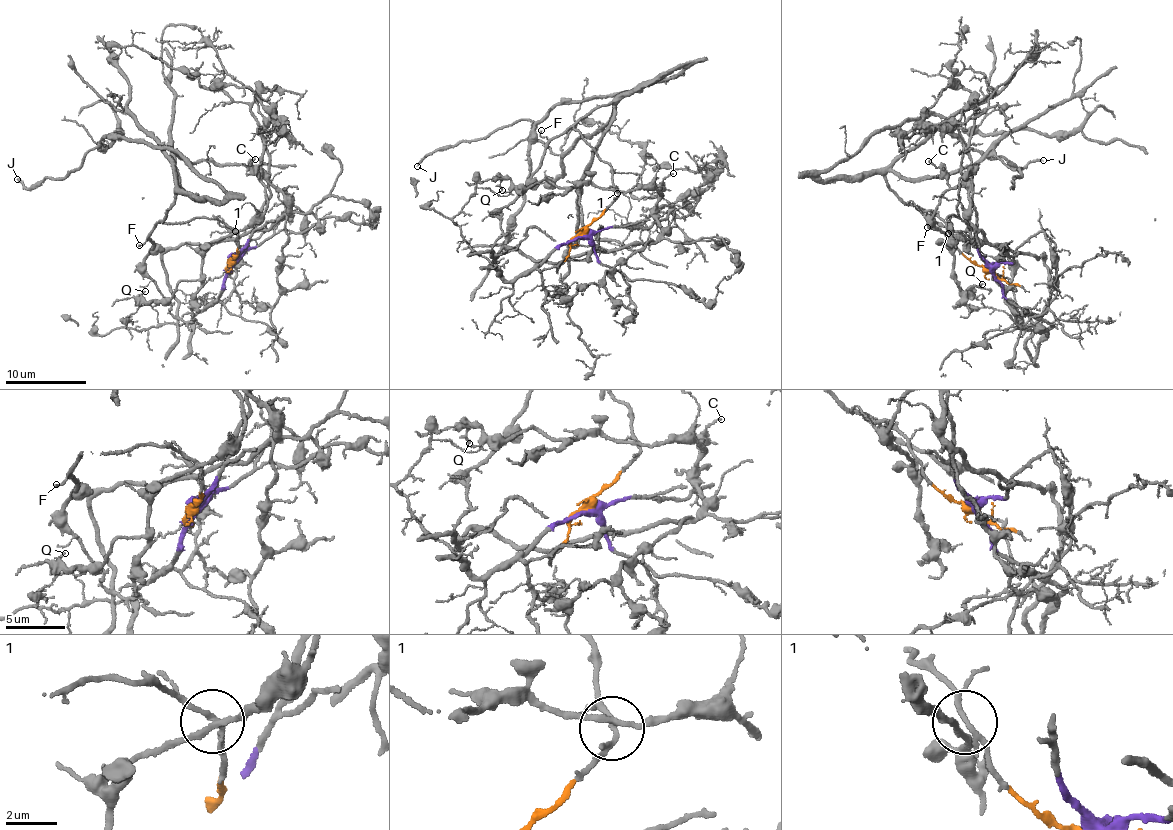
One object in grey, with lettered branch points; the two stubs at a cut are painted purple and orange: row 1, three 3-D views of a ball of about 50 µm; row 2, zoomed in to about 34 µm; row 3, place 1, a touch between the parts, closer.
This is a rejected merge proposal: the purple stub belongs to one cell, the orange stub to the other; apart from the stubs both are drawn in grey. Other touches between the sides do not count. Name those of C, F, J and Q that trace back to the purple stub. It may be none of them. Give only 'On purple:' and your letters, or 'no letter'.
On purple: C, Q

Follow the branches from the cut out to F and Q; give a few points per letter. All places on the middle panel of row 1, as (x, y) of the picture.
F: (582, 235), (583, 229), (614, 201), (617, 193), (610, 168), (573, 129), (569, 127), (546, 139), (541, 131)
Q: (582, 237), (510, 280), (502, 277), (453, 220), (478, 187), (501, 197), (509, 178), (500, 182), (503, 190)

